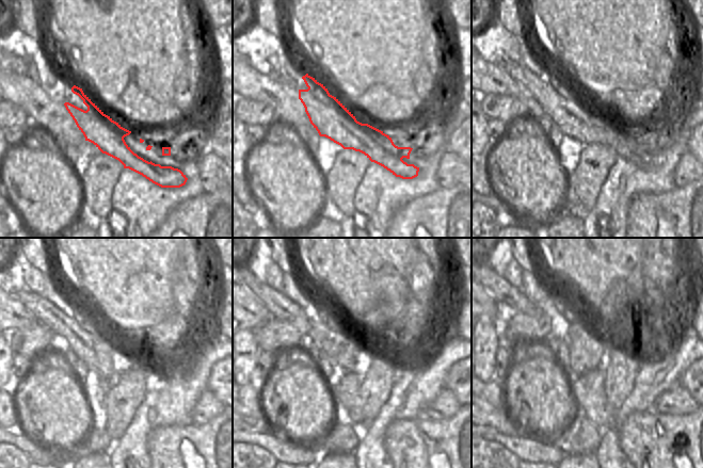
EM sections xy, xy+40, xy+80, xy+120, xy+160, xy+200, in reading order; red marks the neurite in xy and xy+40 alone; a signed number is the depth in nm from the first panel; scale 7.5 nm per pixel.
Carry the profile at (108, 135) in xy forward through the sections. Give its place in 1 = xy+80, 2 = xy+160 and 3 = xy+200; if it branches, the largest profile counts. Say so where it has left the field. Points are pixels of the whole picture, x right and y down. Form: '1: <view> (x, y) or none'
1: xy+80 (574, 116)
2: xy+160 (280, 307)
3: xy+200 (497, 287)

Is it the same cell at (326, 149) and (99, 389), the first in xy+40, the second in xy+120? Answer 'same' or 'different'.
same

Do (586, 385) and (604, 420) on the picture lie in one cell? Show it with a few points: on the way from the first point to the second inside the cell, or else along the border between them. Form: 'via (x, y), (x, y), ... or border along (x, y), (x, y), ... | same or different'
via (588, 393), (600, 412) | same

